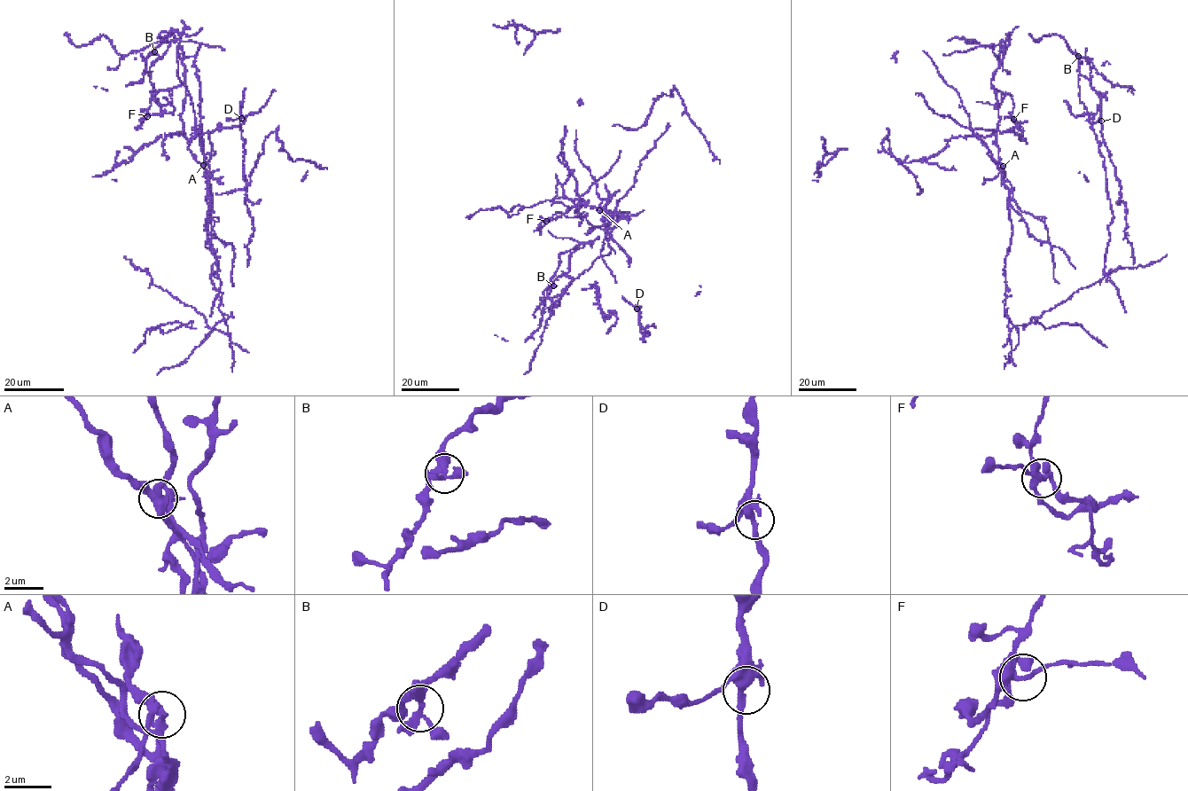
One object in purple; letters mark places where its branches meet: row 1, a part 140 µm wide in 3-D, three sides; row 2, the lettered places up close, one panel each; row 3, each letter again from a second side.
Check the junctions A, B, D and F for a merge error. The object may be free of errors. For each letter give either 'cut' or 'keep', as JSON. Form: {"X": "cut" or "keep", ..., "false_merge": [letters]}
{"A": "cut", "B": "keep", "D": "keep", "F": "keep", "false_merge": ["A"]}

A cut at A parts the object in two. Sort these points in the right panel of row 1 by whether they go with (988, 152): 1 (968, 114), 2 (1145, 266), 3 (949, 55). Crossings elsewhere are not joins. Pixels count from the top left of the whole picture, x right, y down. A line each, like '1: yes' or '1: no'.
1: yes
2: yes
3: no

